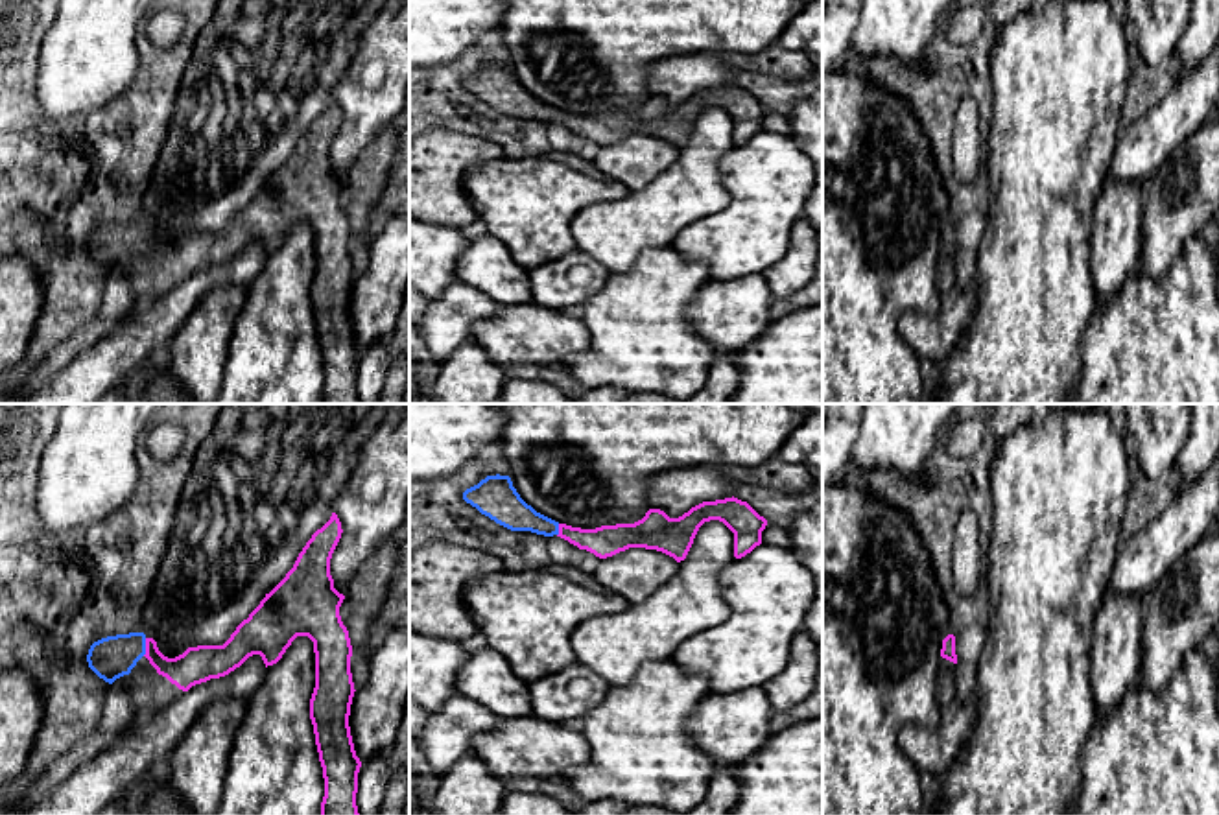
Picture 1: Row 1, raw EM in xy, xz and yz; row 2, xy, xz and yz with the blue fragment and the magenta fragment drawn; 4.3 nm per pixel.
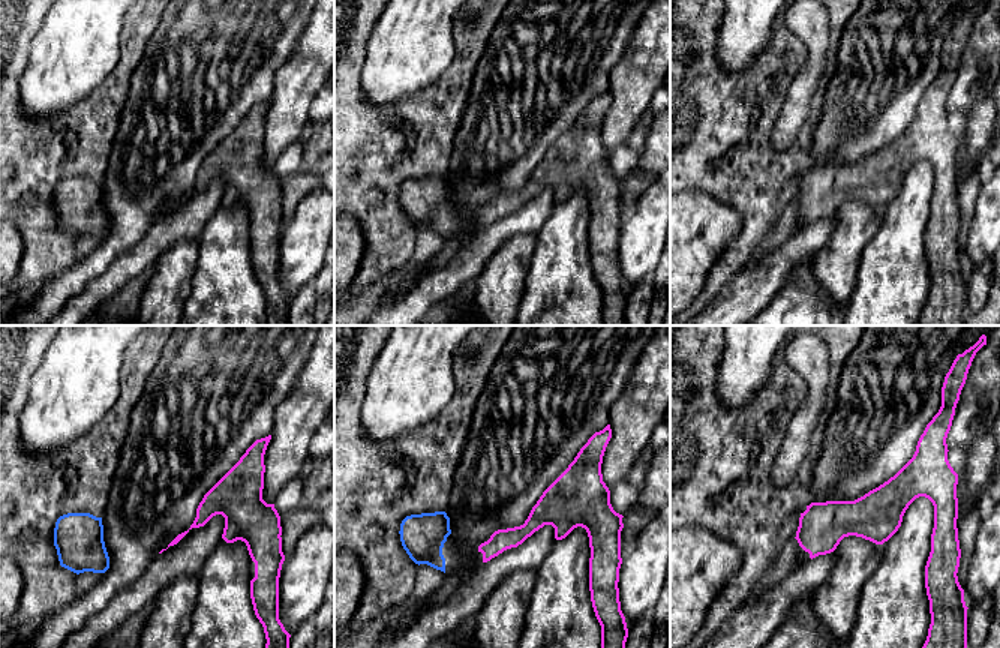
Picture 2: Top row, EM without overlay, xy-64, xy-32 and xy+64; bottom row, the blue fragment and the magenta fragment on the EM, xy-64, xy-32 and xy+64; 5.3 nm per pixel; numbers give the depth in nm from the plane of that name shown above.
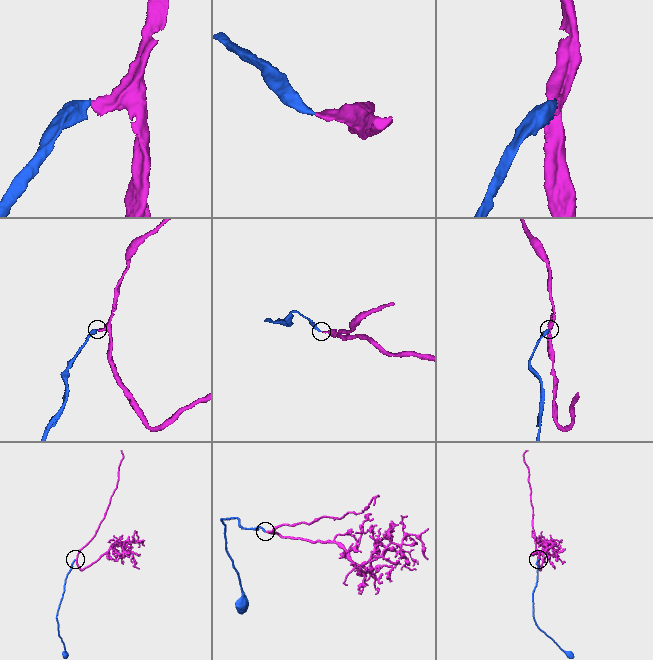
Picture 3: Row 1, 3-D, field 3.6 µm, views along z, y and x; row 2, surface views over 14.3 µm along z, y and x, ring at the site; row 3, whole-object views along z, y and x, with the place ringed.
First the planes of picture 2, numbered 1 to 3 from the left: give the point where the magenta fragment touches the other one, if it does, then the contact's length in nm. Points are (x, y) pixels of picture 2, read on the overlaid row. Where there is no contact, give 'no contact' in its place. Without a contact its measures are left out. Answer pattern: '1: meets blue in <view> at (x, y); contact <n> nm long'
1: no contact
2: no contact
3: no contact

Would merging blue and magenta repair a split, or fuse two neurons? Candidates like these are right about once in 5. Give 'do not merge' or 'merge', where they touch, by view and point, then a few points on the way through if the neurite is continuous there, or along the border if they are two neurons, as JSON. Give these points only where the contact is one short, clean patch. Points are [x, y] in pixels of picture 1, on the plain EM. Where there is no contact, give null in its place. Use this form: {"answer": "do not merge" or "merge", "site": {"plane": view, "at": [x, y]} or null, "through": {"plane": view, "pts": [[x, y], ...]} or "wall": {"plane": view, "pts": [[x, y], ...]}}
{"answer": "merge", "site": {"plane": "xy", "at": [144, 235]}, "through": {"plane": "xy", "pts": [[113, 244], [130, 235], [144, 235], [163, 251], [198, 251]]}}

